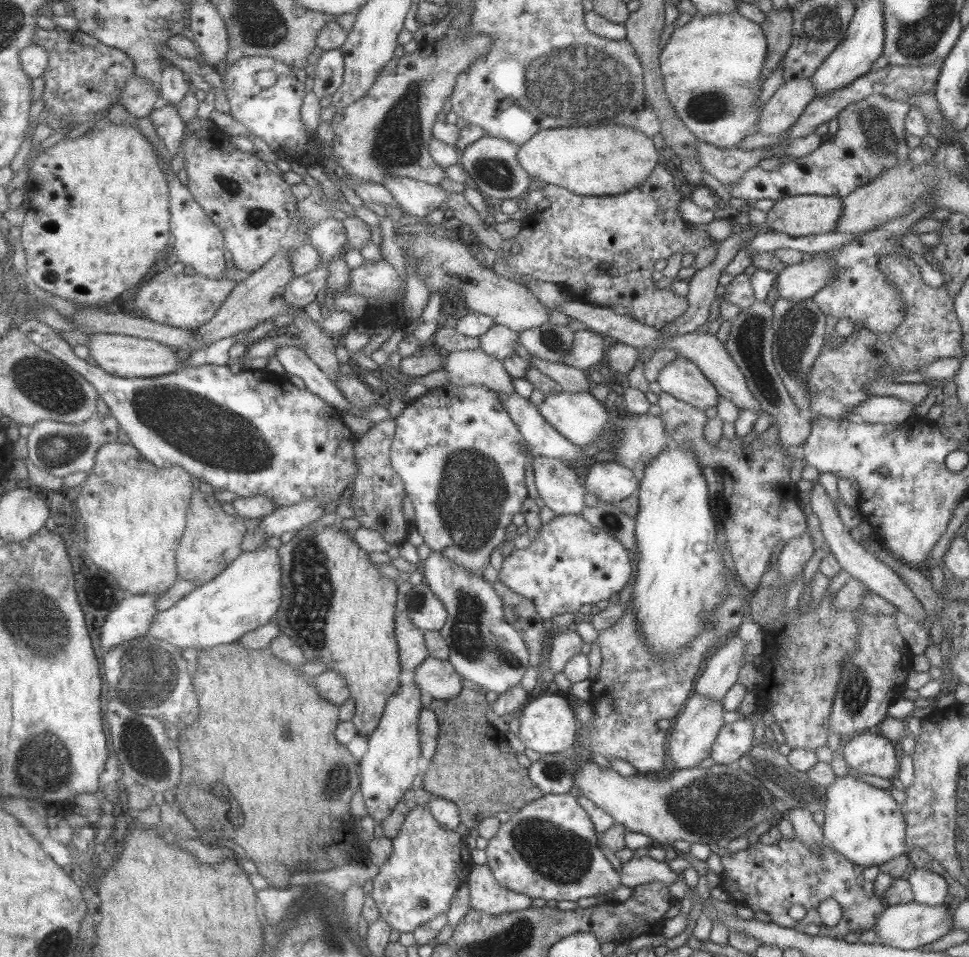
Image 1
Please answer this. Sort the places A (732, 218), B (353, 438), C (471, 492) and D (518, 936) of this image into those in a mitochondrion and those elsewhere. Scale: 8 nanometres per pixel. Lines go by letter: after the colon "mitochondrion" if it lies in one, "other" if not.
A: other
B: other
C: mitochondrion
D: mitochondrion

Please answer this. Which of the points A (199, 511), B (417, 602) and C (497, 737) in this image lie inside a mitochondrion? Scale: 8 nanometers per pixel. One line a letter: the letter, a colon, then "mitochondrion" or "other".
A: other
B: mitochondrion
C: other

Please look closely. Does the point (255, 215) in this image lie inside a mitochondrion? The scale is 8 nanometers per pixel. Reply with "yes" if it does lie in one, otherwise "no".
yes

